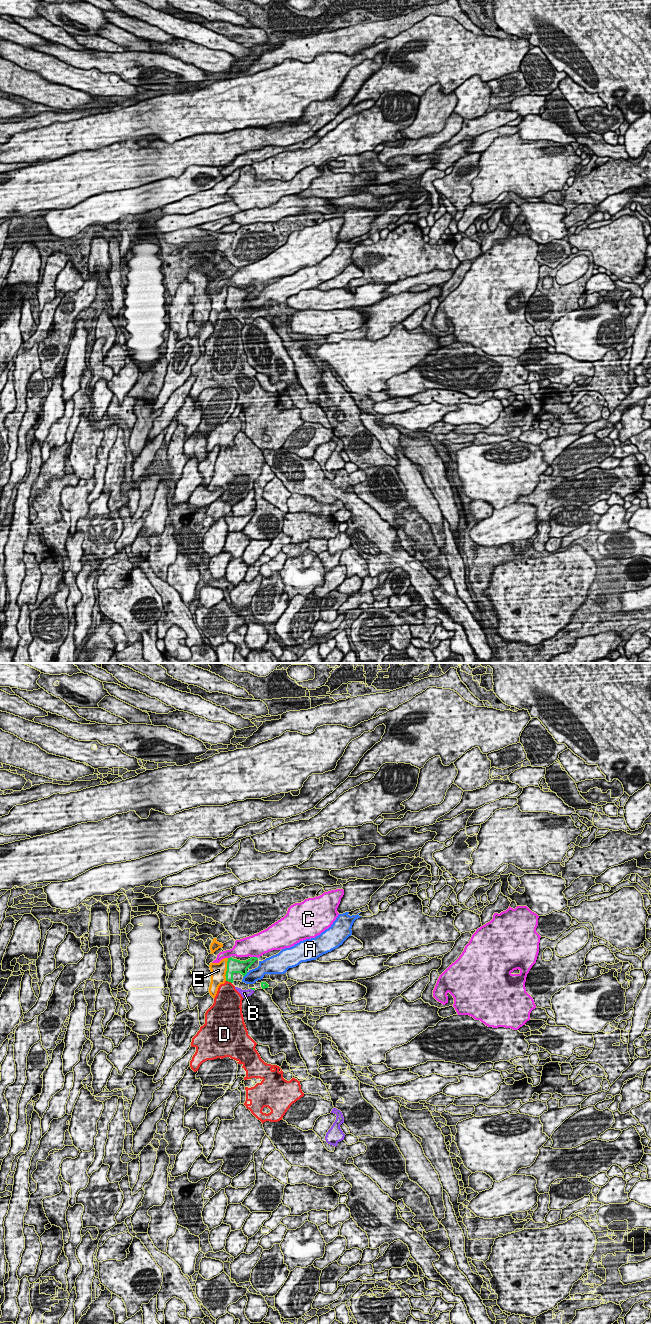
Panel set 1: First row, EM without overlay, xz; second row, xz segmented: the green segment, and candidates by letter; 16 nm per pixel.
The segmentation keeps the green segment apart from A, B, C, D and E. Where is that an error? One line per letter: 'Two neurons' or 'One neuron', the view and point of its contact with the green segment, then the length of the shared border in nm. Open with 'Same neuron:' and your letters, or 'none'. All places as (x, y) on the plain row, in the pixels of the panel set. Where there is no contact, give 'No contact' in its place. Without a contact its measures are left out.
Same neuron: B
A: Two neurons. Touches green at xz (245, 302). Shared border 120 nm
B: One neuron. Touches green at xz (252, 317). Shared border 70 nm
C: Two neurons. Touches green at xz (254, 285). Shared border 120 nm
D: Two neurons. Touches green at xz (229, 309). Shared border 110 nm
E: Two neurons. Touches green at xz (227, 297). Shared border 380 nm

